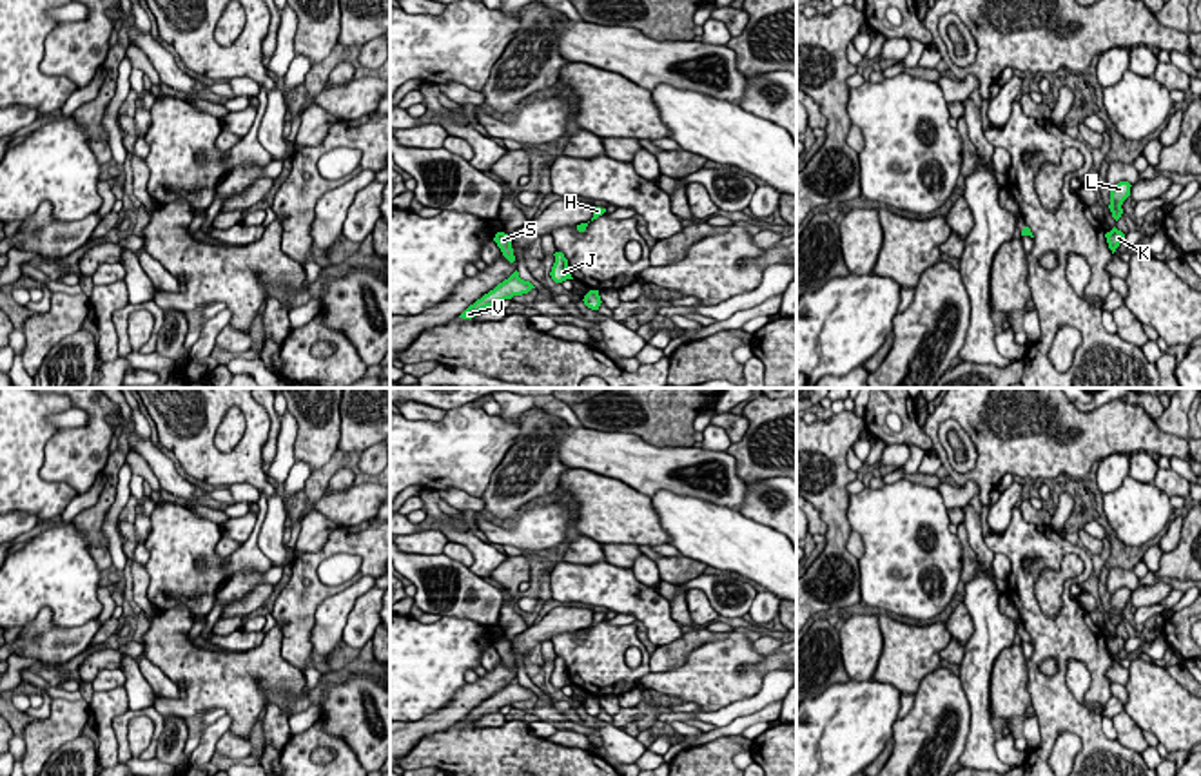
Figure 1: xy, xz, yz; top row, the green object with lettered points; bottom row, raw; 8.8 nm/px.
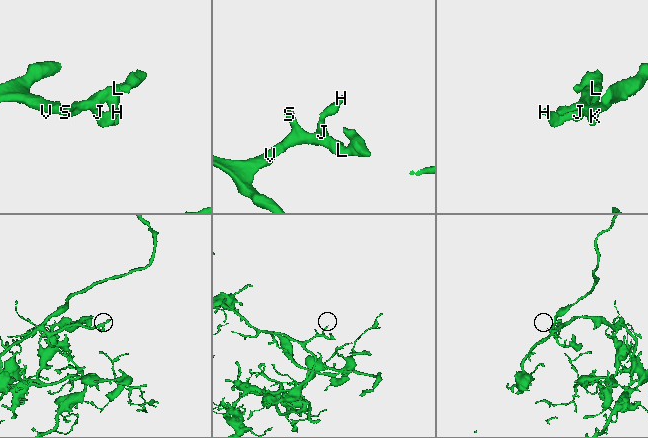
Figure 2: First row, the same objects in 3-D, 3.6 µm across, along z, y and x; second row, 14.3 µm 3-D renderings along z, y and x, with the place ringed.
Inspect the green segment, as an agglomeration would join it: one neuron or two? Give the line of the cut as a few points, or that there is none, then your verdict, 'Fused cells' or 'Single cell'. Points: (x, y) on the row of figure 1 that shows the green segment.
No split. Single cell

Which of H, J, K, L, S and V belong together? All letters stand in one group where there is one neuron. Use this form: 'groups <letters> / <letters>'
groups H J K L S V

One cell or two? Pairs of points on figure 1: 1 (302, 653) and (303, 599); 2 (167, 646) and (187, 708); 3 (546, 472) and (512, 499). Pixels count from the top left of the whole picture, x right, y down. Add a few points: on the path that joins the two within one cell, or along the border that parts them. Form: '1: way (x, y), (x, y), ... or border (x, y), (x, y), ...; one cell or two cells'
1: way (300, 640), (300, 611); one cell
2: way (180, 660), (193, 673), (193, 693); one cell
3: way (537, 474), (521, 490); one cell

